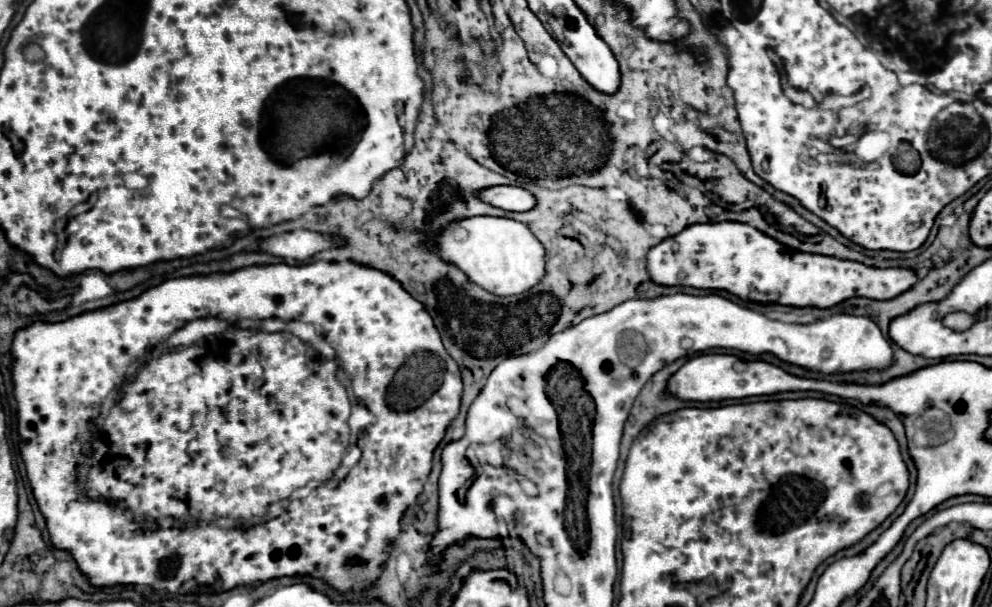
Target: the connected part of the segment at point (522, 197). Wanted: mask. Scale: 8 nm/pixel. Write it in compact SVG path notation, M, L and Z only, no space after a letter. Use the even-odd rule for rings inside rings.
M493 186L483 190L481 198L497 208L511 210L511 212L527 212L533 210L537 204L535 196L519 186Z

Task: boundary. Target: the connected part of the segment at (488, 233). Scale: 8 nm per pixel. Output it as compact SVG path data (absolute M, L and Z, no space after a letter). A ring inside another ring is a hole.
M473 216L459 220L449 224L435 242L445 262L455 264L469 276L471 282L497 296L523 294L545 276L545 246L525 224L511 218Z

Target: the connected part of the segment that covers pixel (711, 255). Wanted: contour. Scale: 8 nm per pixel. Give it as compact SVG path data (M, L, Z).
M741 222L687 226L677 236L665 238L649 250L647 270L651 280L663 286L727 290L741 300L749 296L755 302L763 302L767 294L777 294L777 304L815 308L831 308L856 296L889 300L919 282L911 268L871 268L861 262L789 250L757 228Z

